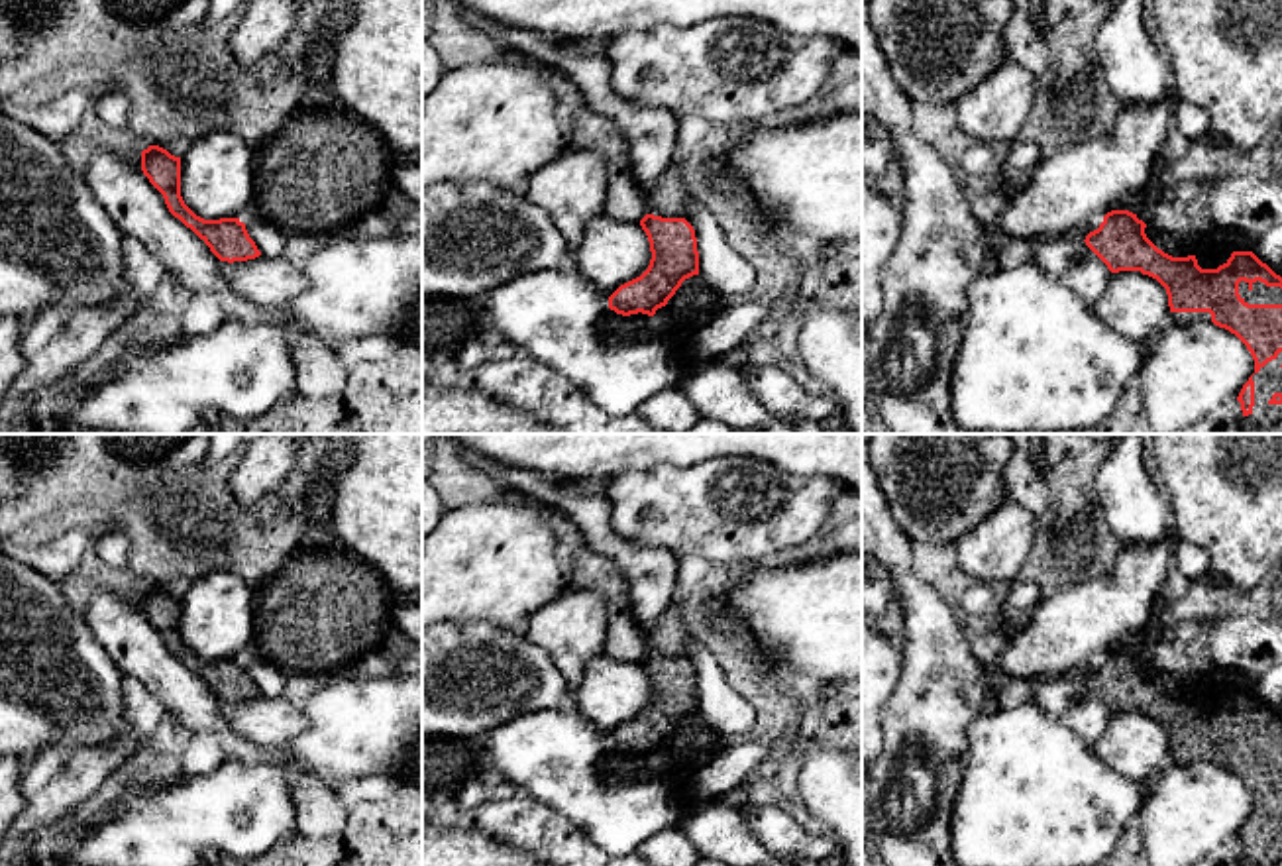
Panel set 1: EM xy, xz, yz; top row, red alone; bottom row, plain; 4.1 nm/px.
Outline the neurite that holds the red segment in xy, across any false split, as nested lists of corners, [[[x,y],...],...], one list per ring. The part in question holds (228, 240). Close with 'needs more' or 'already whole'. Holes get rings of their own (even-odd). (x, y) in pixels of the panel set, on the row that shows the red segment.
[[[159,145],[141,151],[141,171],[163,194],[169,212],[190,228],[220,261],[247,261],[261,255],[240,218],[204,220],[181,196],[181,157]]]; already whole

